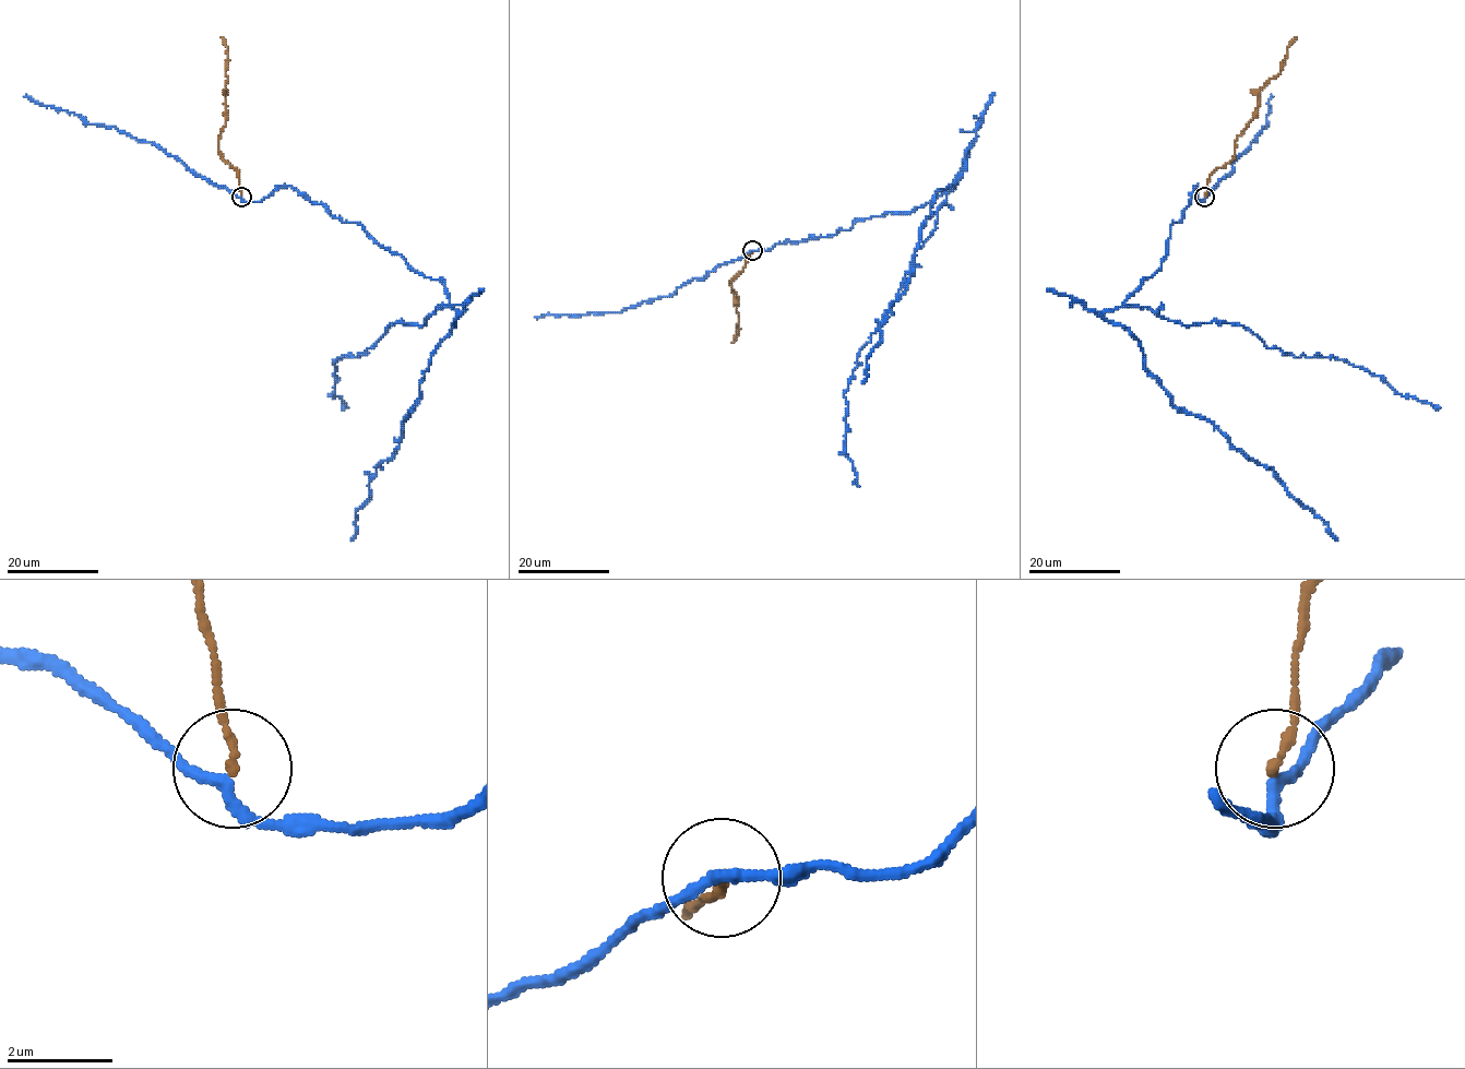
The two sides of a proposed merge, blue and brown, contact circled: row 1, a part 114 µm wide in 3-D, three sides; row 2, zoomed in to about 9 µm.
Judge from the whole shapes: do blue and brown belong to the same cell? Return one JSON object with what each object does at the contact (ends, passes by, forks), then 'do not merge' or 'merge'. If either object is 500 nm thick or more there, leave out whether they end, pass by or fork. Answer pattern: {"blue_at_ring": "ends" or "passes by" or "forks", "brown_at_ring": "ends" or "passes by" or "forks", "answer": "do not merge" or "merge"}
{"blue_at_ring": "passes by", "brown_at_ring": "ends", "answer": "do not merge"}

